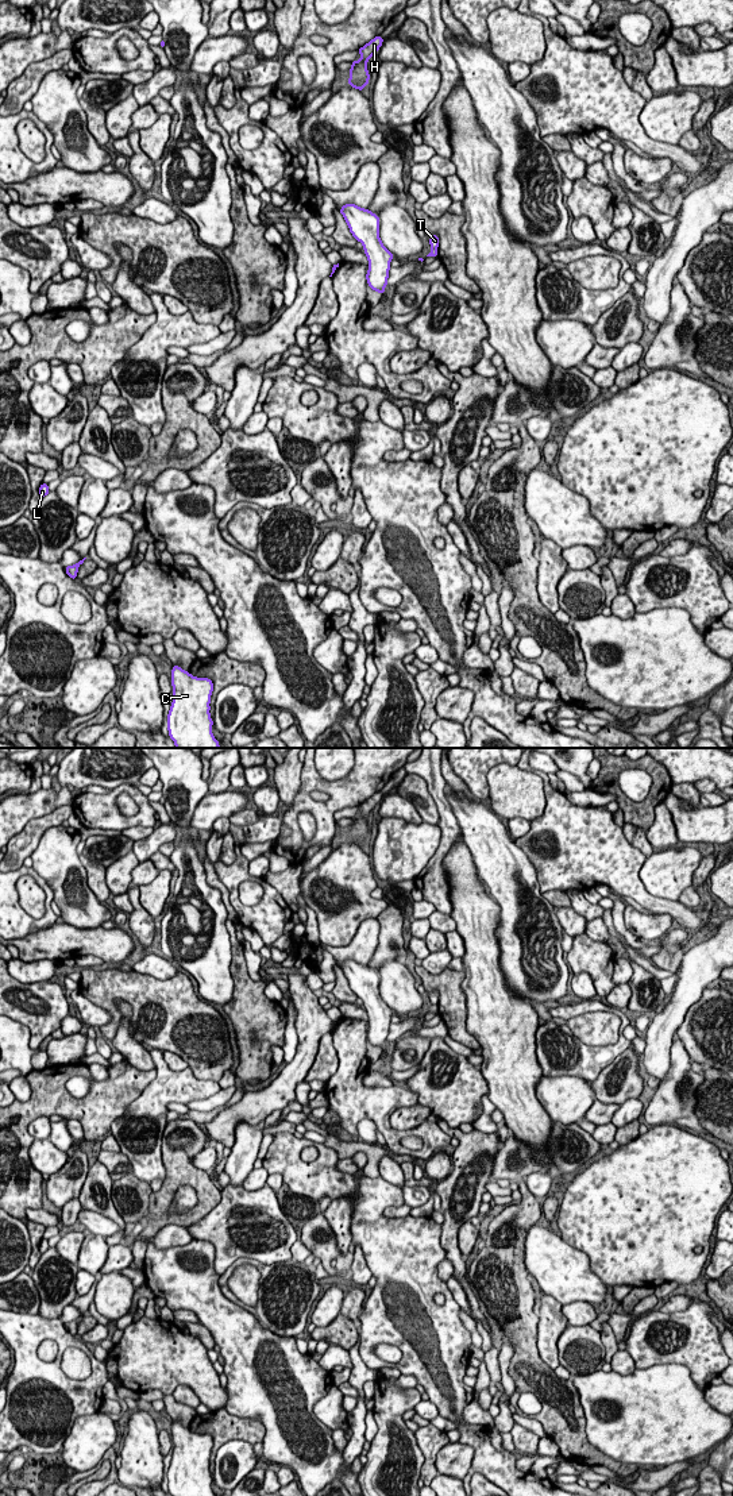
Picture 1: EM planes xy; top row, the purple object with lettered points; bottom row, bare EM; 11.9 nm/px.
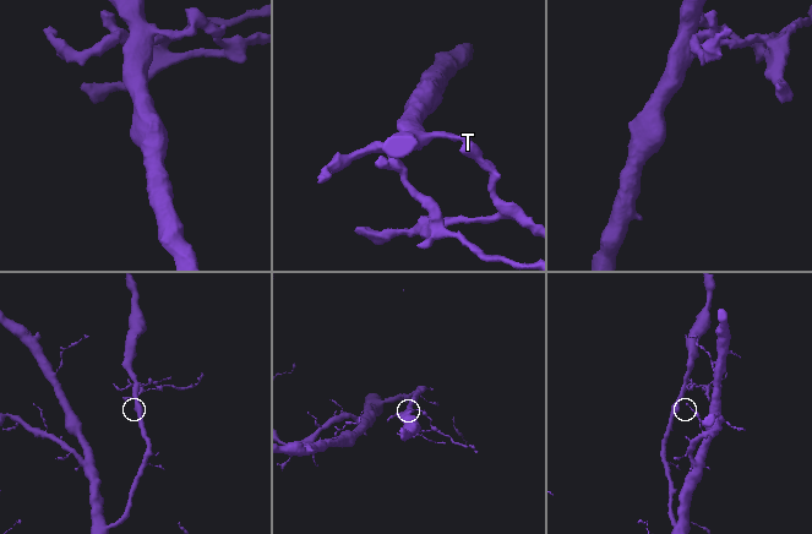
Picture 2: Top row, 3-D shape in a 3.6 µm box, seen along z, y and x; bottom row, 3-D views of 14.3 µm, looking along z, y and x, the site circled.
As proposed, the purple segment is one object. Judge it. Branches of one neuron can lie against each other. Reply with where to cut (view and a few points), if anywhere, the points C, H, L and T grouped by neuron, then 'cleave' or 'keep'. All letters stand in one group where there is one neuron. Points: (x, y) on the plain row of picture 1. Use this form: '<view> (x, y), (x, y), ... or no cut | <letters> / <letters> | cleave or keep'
xy (432, 1003), (436, 1006) | C H L / T | cleave

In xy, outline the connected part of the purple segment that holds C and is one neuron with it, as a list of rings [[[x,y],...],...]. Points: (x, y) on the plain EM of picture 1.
[[[180,1422],[171,1426],[173,1458],[167,1470],[167,1487],[171,1496],[216,1496],[212,1491],[209,1458],[213,1439],[209,1434],[197,1434]]]

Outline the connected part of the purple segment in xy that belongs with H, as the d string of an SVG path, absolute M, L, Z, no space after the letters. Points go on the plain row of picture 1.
M379 791L366 799L363 803L358 805L360 816L352 817L352 822L348 825L351 828L348 834L350 843L363 847L363 844L369 841L370 830L367 826L367 817L379 806L382 798L383 794Z

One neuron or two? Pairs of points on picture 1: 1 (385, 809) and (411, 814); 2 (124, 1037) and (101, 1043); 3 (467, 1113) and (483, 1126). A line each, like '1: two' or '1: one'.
1: one
2: two
3: two

